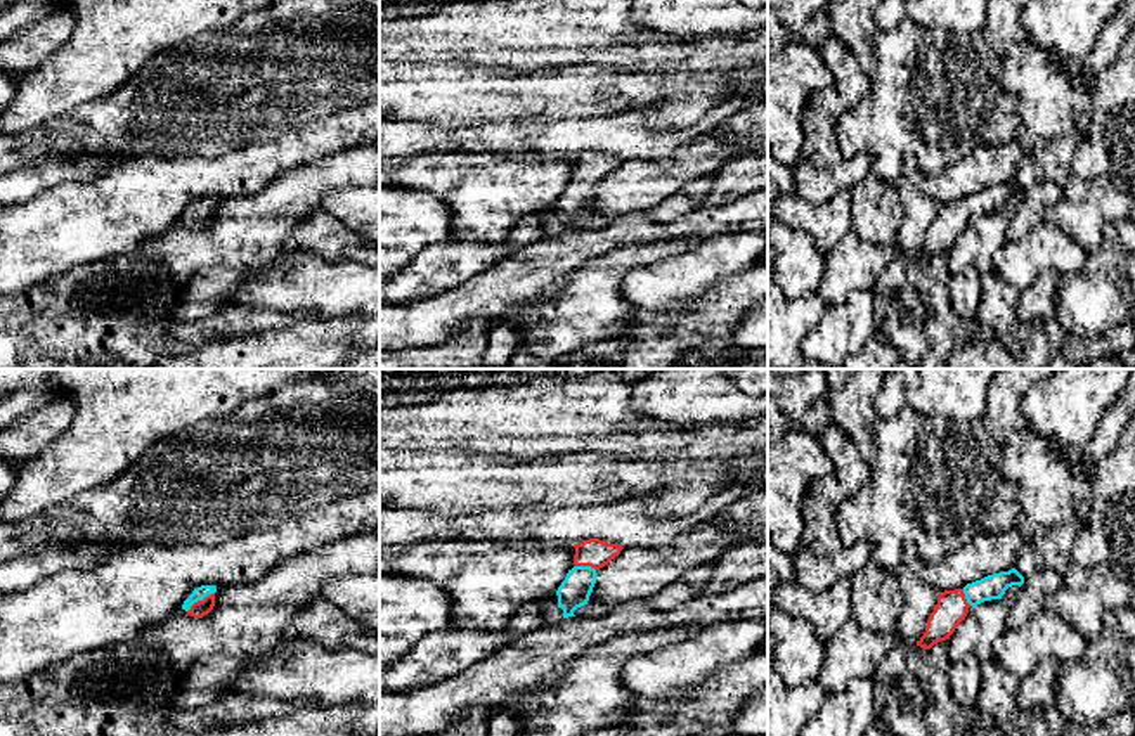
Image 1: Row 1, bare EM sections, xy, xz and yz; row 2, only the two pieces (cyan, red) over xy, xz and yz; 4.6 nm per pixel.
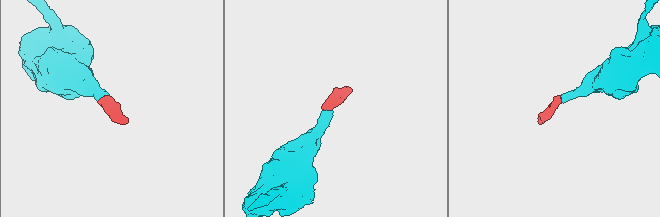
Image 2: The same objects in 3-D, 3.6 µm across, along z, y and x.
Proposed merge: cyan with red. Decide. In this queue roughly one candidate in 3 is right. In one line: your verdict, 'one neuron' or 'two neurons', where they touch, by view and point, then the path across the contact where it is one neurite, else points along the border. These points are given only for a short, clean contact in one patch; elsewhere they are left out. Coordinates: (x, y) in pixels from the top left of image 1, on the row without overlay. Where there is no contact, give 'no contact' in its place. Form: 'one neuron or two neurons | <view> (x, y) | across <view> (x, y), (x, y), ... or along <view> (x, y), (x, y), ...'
one neuron | xy (200, 212) | across xy (198, 206), (200, 212), (198, 222)

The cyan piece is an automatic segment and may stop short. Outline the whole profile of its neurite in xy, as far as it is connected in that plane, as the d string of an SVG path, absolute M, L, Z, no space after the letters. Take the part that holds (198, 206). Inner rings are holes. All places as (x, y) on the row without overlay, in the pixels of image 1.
M201 197L192 203L192 206L184 213L182 222L185 222L194 230L203 230L215 218L215 197Z

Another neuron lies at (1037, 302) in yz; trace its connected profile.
M1043 270L1026 289L1021 291L1017 301L1017 315L1021 320L1054 319L1059 277L1060 274L1057 270Z

